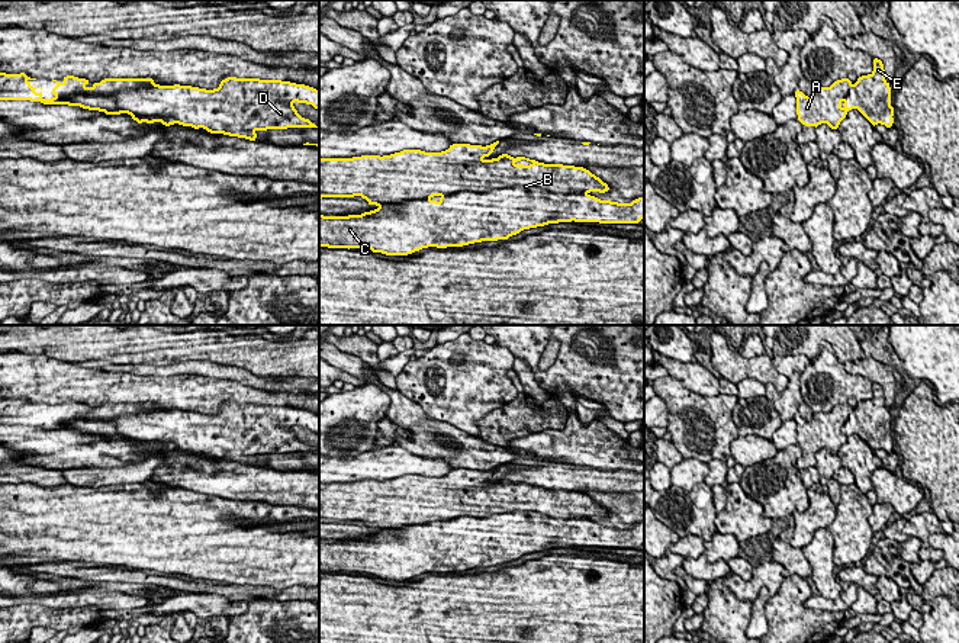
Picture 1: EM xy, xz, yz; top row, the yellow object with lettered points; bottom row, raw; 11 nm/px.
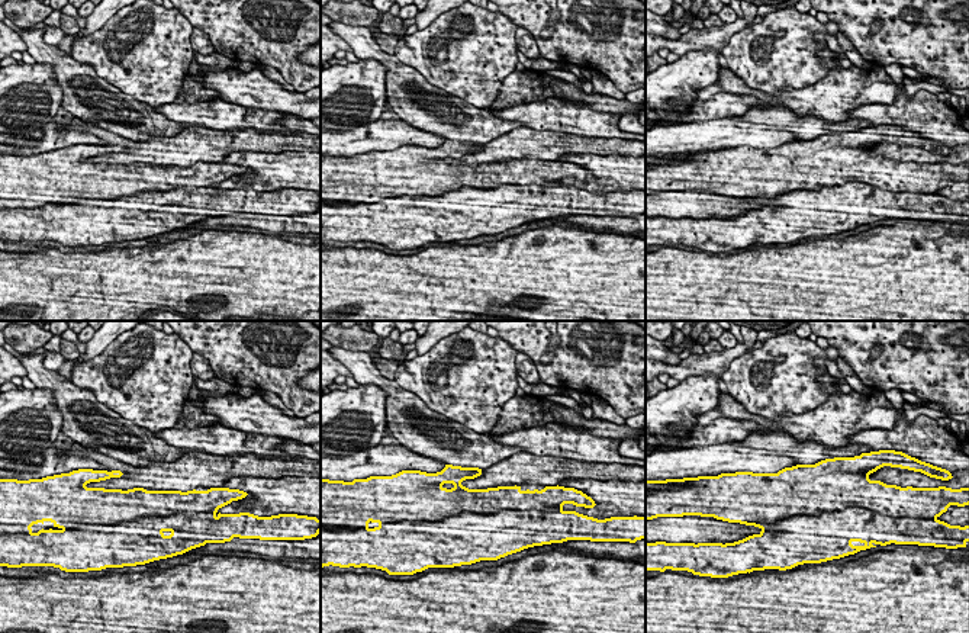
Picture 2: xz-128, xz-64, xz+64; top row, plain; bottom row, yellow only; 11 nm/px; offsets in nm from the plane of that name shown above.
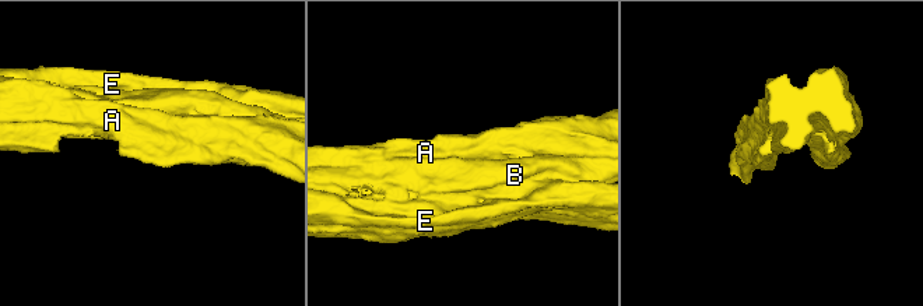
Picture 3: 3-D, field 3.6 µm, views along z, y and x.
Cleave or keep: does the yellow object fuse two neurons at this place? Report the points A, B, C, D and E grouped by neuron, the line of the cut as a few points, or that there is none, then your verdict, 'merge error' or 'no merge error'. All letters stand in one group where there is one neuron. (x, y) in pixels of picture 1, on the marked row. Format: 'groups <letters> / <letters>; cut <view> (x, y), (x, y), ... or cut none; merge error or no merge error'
groups A / B C D E; cut xz (586, 192), (553, 193), (533, 186), (512, 186), (441, 196); merge error

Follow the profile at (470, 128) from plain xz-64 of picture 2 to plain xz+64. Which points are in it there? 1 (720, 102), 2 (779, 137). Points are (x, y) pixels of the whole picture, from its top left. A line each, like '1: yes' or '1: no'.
1: no
2: no

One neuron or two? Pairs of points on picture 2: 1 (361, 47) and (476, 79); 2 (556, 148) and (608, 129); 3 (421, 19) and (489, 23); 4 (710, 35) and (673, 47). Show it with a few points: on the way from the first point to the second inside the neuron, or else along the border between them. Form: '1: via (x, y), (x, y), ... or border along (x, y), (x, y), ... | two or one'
1: border along (395, 54), (399, 60), (412, 66), (424, 79) | two
2: border along (556, 129), (591, 137), (620, 137), (623, 140) | two
3: border along (440, 15), (418, 31) | two
4: via (701, 39), (692, 39), (682, 45) | one

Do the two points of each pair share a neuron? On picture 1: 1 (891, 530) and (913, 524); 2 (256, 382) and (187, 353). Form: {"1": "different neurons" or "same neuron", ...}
{"1": "different neurons", "2": "different neurons"}

